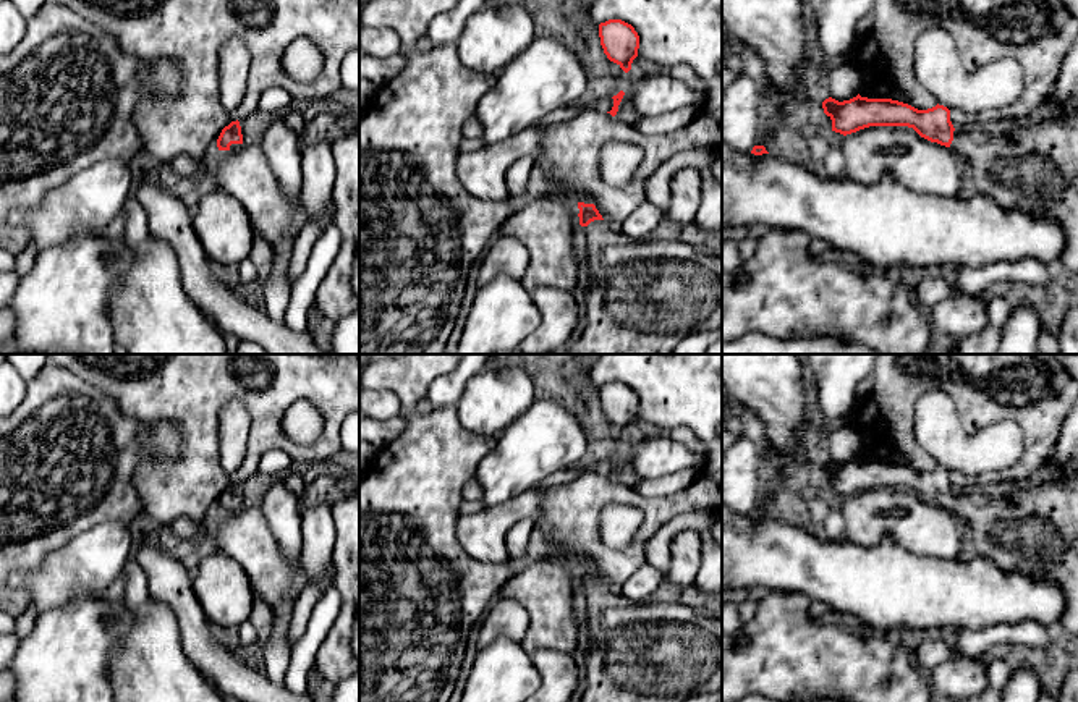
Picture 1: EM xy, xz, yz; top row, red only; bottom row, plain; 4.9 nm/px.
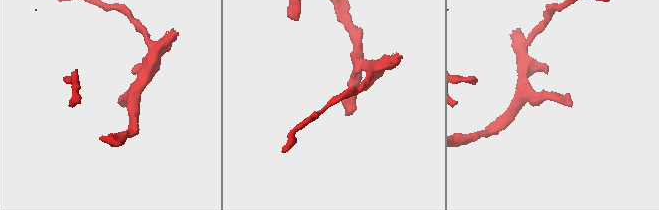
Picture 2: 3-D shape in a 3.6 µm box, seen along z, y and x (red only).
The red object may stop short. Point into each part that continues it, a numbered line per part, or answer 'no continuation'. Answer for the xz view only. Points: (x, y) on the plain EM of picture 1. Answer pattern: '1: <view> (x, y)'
1: xz (640, 652)

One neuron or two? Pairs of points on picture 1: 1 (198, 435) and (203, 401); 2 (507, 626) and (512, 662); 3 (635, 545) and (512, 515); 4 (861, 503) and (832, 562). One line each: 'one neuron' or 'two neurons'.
1: one neuron
2: two neurons
3: one neuron
4: two neurons

